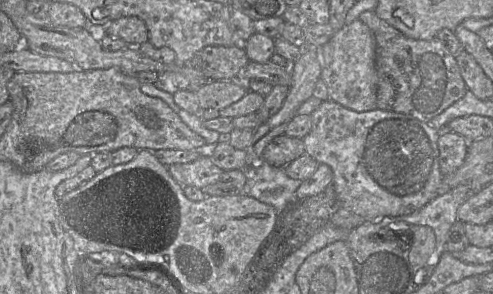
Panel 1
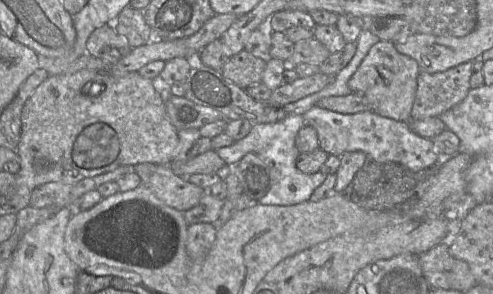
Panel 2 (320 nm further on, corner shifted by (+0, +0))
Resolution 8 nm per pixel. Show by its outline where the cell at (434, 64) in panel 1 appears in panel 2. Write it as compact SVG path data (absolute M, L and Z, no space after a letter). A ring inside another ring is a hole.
M465 62L444 72L420 71L412 107L412 120L439 117L461 103L470 91L473 62Z

